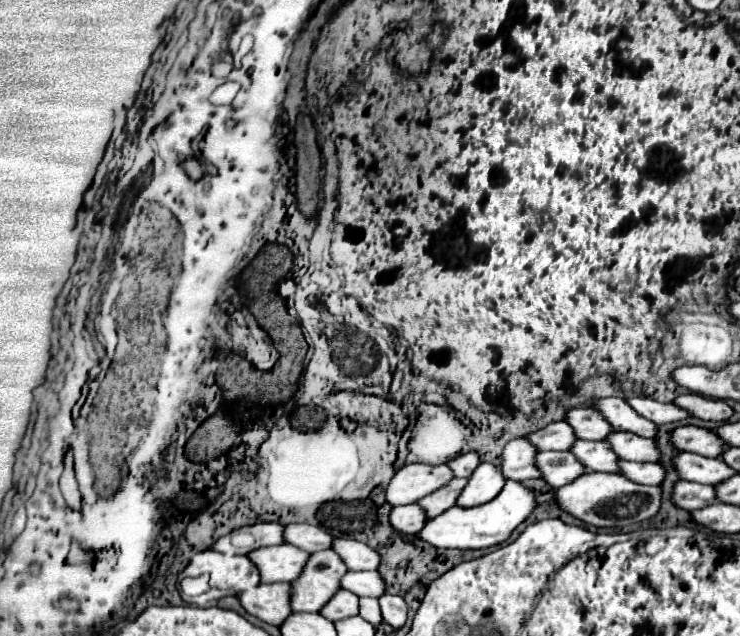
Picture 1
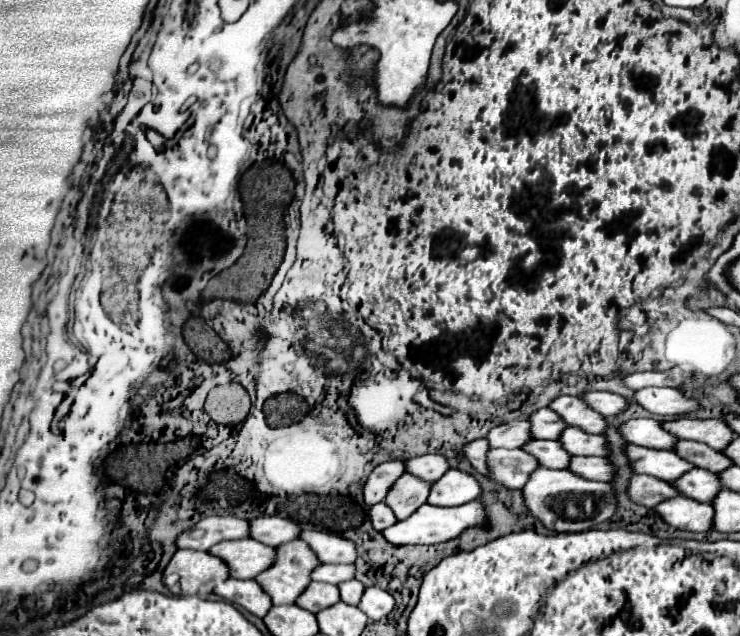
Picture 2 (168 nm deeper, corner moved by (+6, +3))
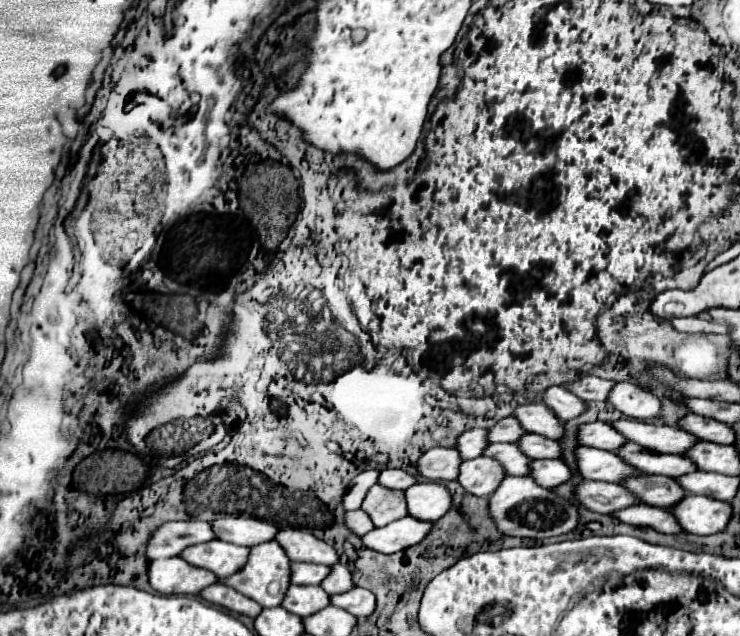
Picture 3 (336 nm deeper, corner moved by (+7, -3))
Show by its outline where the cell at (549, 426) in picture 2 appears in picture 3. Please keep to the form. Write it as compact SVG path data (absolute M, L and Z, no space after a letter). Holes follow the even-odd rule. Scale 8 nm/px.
M502 418L496 426L490 428L490 442L518 442L518 438L522 438L522 434L528 434L528 430L522 430L522 426L518 426L516 418Z

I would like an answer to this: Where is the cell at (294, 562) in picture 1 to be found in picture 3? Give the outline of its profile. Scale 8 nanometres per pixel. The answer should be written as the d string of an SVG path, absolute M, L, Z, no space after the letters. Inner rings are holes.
M212 540L198 546L190 546L180 556L192 566L202 566L214 572L218 578L228 578L230 574L236 574L242 566L246 566L250 548Z

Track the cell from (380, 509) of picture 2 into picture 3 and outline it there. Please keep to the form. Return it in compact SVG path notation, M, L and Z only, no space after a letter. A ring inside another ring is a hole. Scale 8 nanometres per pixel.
M354 510L354 512L346 512L346 524L358 534L368 534L370 530L374 530L374 524L370 522L370 516L364 510Z

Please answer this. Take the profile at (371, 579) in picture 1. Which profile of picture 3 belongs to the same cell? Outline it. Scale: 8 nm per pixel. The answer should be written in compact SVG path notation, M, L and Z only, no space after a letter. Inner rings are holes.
M304 562L292 564L292 584L322 584L326 574L330 574L328 566L304 564Z

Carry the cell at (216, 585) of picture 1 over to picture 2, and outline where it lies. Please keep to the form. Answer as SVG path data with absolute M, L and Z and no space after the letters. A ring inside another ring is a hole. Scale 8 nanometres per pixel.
M193 548L177 549L163 570L163 584L173 594L211 594L213 586L227 580L227 566L217 556Z

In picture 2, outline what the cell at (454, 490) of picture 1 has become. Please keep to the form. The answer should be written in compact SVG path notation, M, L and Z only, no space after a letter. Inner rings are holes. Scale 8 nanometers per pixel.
M403 474L389 488L383 502L395 512L397 520L403 520L411 516L415 508L427 502L427 488L431 488L431 484L423 484L423 480L415 480L415 476Z

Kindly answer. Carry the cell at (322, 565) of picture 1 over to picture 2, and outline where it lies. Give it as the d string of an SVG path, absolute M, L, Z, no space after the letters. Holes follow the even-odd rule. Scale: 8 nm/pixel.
M291 540L291 542L279 544L275 548L275 562L267 570L257 574L255 582L269 594L269 598L275 606L295 604L299 592L303 592L303 588L307 588L307 582L311 582L311 568L315 568L315 564L319 564L319 560L311 552L311 548L307 548L307 544L303 544L301 540Z

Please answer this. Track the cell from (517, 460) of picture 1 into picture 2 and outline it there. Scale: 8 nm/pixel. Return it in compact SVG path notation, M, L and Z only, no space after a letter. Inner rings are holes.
M473 440L473 442L467 442L461 450L461 454L465 456L465 460L469 460L469 464L477 470L477 472L487 472L487 464L483 460L483 456L487 454L487 440Z

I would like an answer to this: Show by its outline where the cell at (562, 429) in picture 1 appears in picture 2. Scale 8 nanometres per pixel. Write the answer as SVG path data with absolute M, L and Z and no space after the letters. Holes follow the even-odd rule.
M519 420L491 428L485 438L489 442L489 448L519 448L523 440L531 440L531 436L527 436L527 422Z

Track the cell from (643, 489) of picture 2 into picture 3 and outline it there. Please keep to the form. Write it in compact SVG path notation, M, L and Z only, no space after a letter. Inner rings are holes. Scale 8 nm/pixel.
M584 480L576 488L576 498L582 506L600 514L614 514L618 510L640 504L640 498L624 490L622 484L594 482L594 480Z

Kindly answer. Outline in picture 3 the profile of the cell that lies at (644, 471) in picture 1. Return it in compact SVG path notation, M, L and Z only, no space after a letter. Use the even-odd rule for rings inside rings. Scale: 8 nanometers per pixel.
M534 460L530 468L530 476L544 488L556 488L574 476L562 460Z

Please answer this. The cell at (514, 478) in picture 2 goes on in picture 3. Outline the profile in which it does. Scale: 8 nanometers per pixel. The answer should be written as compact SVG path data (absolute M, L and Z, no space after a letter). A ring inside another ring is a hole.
M484 456L464 460L458 476L462 488L474 496L490 496L498 488L498 482L502 482L502 478L506 478L504 466L498 460Z

